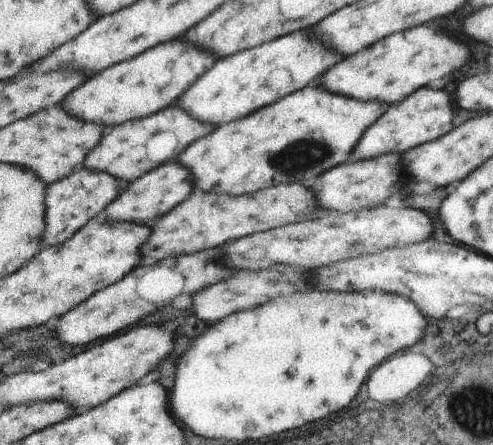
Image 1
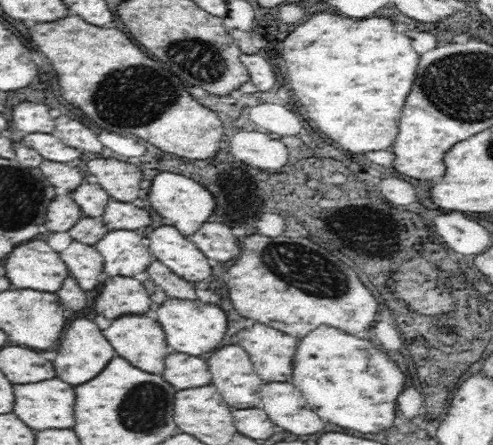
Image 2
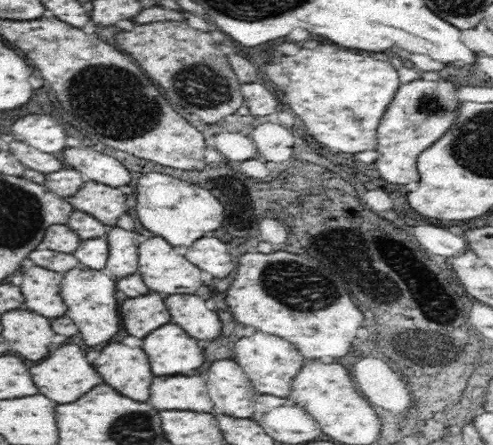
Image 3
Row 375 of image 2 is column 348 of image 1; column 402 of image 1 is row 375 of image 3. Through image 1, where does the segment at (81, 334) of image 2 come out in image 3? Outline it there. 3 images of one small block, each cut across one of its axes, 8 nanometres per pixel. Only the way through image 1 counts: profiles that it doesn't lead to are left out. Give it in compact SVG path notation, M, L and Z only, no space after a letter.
M74 344L54 350L46 360L42 360L36 366L32 366L30 374L34 378L34 384L38 386L38 392L44 394L46 398L50 398L56 404L70 404L70 402L82 398L94 386L104 382L102 374L98 374L94 364L88 364L88 360L82 354L82 350L78 346L74 346Z

